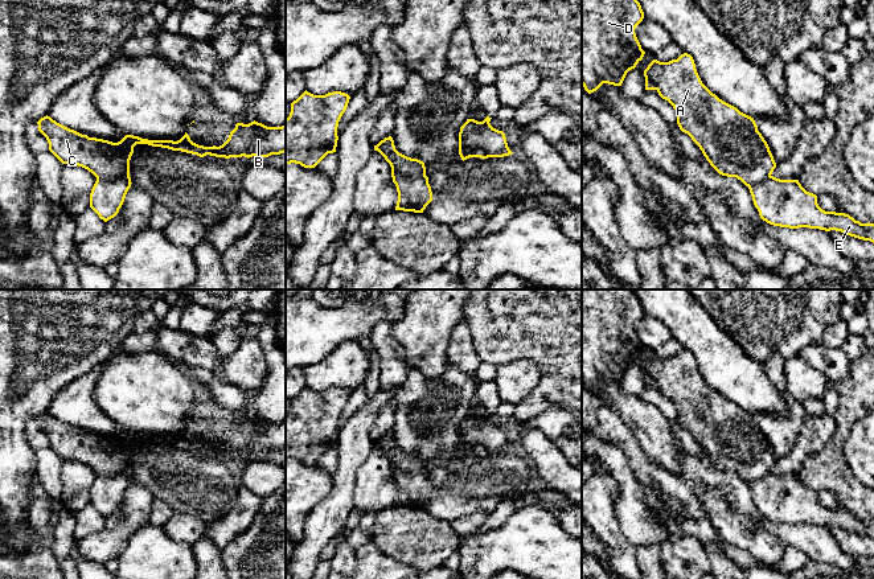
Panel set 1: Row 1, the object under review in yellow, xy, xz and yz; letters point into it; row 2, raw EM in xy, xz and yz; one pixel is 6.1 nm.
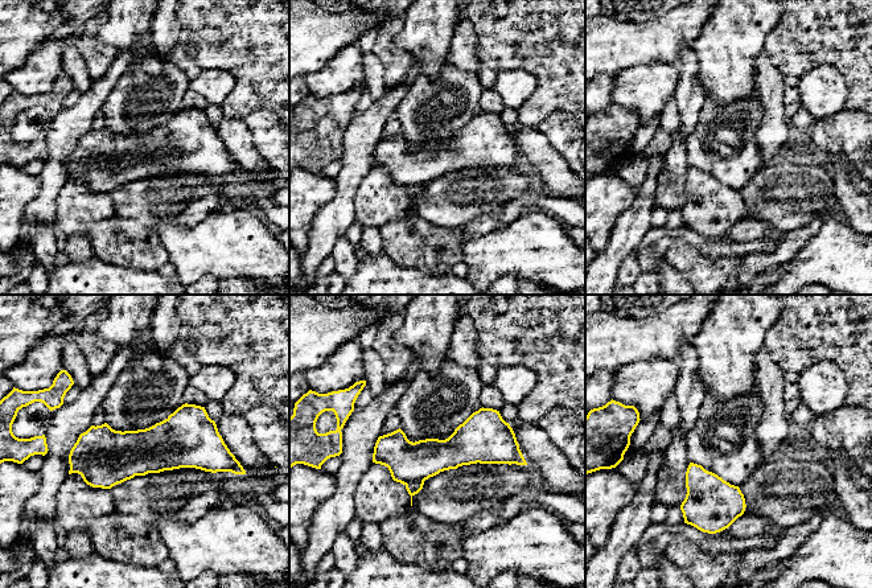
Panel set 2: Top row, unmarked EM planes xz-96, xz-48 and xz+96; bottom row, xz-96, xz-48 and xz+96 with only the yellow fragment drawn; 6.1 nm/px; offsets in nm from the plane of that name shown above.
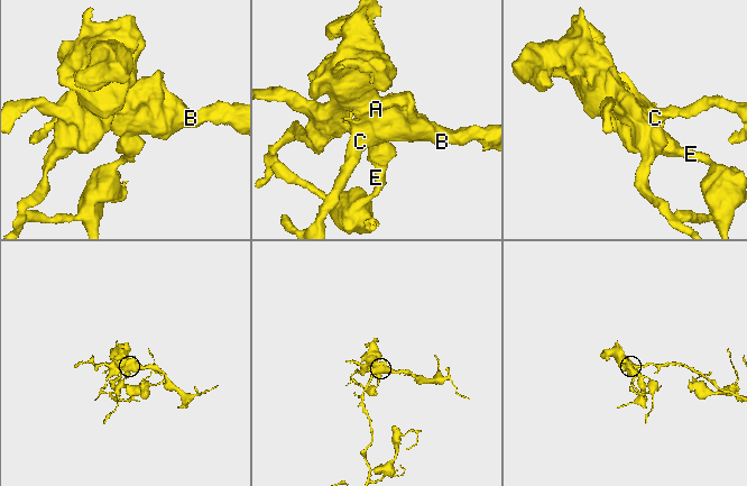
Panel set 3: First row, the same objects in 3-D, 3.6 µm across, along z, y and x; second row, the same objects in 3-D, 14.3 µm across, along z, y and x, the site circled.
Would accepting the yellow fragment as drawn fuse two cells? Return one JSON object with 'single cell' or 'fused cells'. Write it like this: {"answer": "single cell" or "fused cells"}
{"answer": "fused cells"}

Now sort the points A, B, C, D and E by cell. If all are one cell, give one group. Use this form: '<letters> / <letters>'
A B C D / E

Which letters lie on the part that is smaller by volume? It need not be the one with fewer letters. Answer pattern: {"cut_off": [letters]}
{"cut_off": ["E"]}

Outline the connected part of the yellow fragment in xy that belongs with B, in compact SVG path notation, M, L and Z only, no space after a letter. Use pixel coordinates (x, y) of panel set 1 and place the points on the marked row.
M50 116L38 122L38 131L46 137L49 151L62 164L75 164L91 172L97 180L131 180L130 160L136 144L181 151L204 157L268 157L286 152L286 124L267 127L258 122L249 124L237 123L229 139L219 147L204 147L193 143L189 135L177 140L148 140L126 135L120 141L112 143L103 139L89 137L70 130Z

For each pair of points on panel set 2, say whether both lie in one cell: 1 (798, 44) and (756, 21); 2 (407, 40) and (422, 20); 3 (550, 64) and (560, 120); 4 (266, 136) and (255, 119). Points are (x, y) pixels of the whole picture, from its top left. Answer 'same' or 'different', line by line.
1: different
2: same
3: different
4: same

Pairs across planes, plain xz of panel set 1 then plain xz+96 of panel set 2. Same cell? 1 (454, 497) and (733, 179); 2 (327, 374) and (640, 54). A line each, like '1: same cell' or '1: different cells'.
1: different cells
2: different cells

